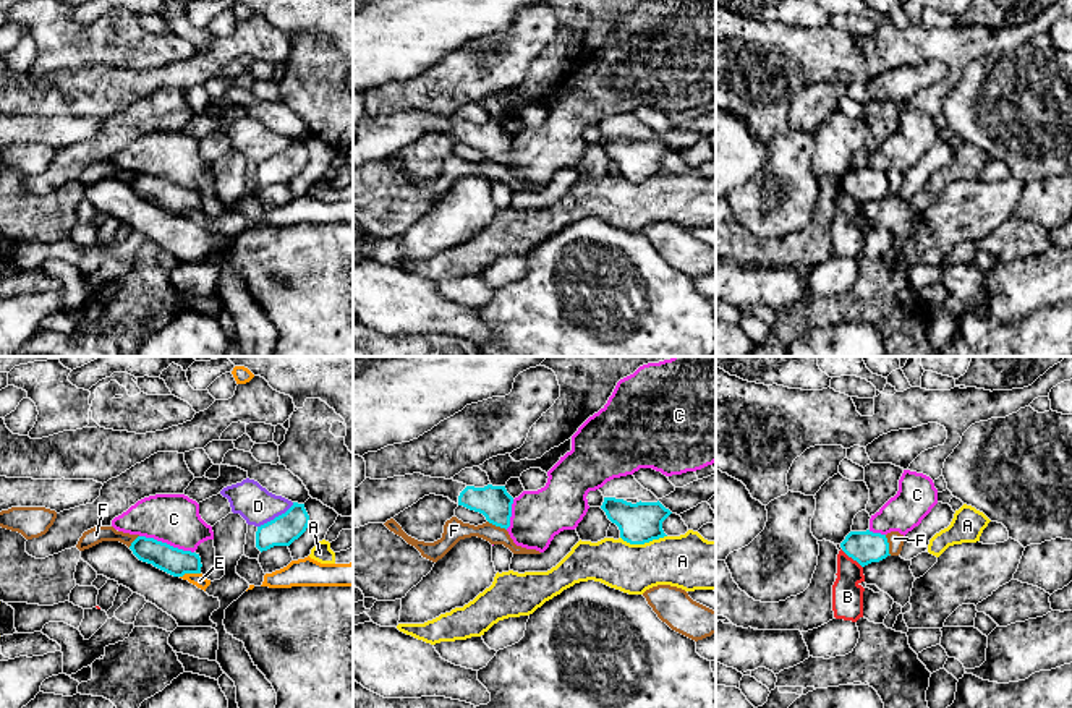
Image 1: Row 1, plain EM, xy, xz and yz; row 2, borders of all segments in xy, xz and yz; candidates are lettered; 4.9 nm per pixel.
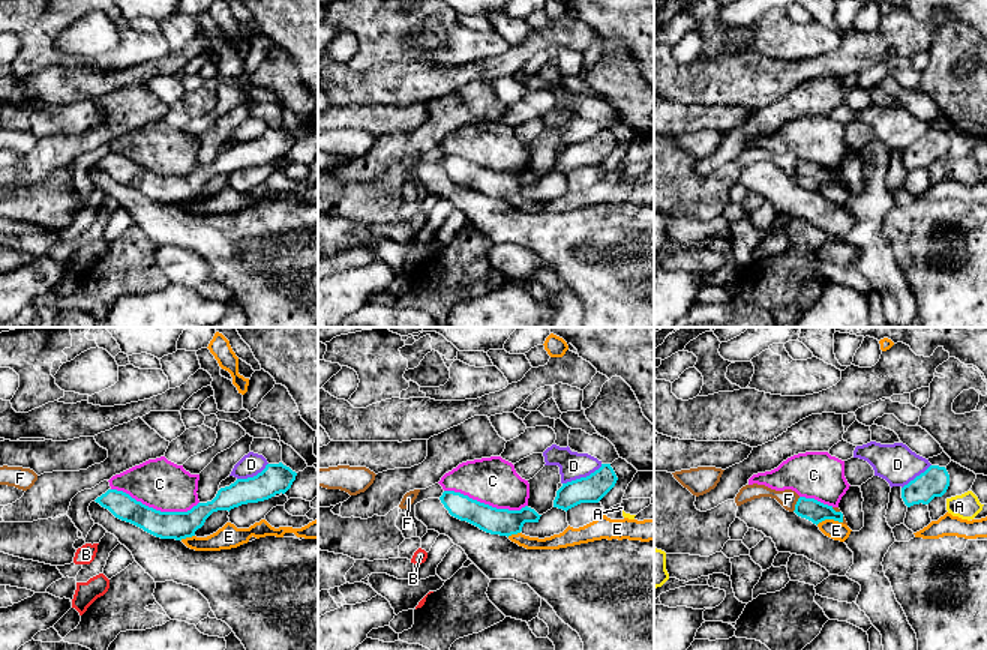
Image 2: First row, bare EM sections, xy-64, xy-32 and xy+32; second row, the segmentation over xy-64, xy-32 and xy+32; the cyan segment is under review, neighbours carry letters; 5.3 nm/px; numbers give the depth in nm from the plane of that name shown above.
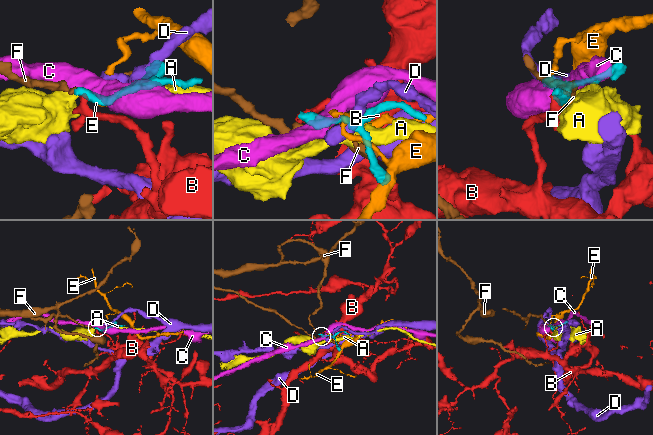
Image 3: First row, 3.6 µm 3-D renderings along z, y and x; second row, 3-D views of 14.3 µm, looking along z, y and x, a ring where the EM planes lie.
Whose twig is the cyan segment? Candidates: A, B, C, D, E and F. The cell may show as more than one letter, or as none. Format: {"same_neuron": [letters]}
{"same_neuron": []}

